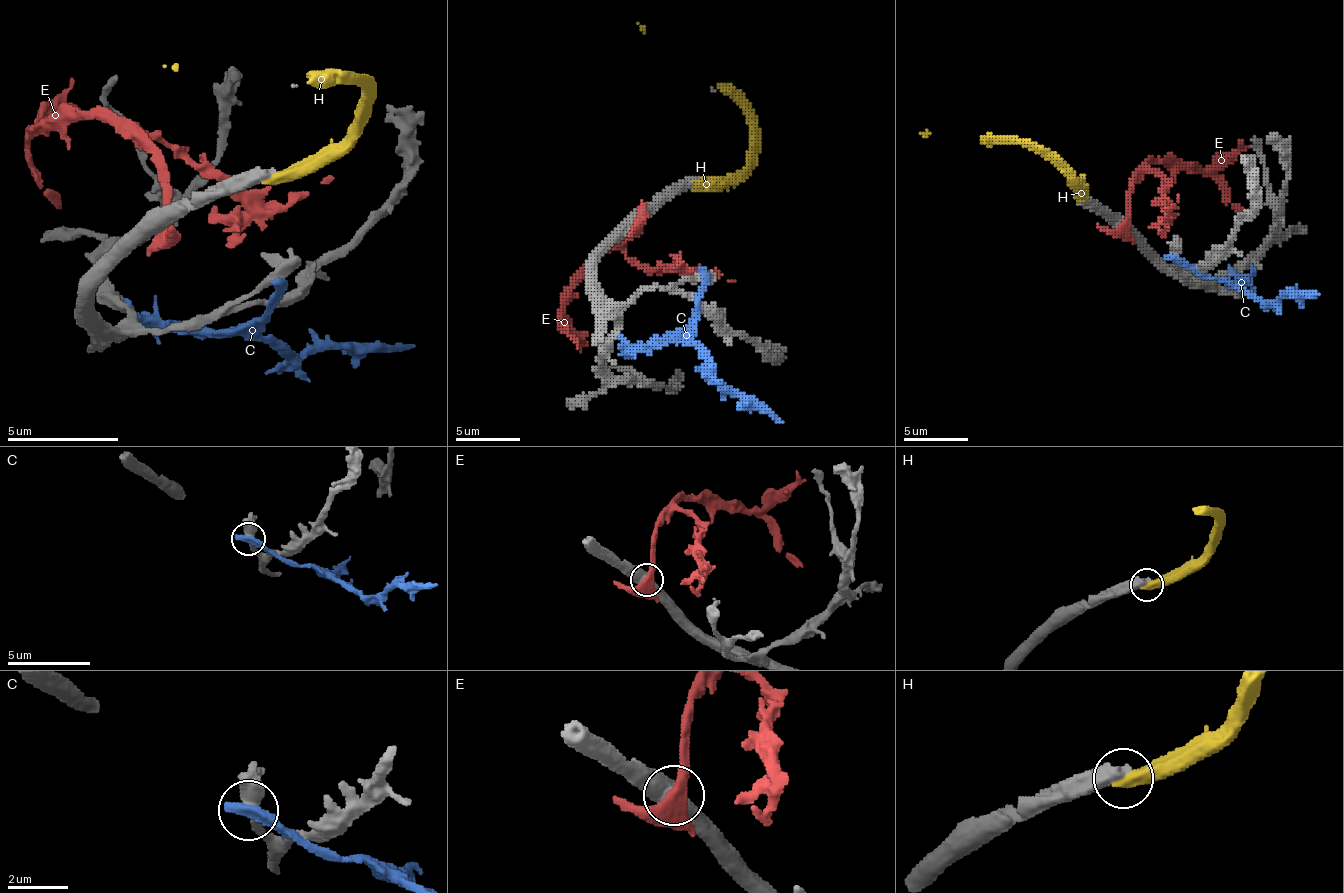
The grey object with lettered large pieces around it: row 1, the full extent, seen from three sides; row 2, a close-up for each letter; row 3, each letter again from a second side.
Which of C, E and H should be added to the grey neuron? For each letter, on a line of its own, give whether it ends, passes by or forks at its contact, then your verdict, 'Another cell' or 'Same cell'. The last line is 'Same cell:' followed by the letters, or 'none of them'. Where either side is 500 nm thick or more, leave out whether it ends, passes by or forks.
C: Another cell
E: Another cell
H: Another cell
Same cell: none of them

